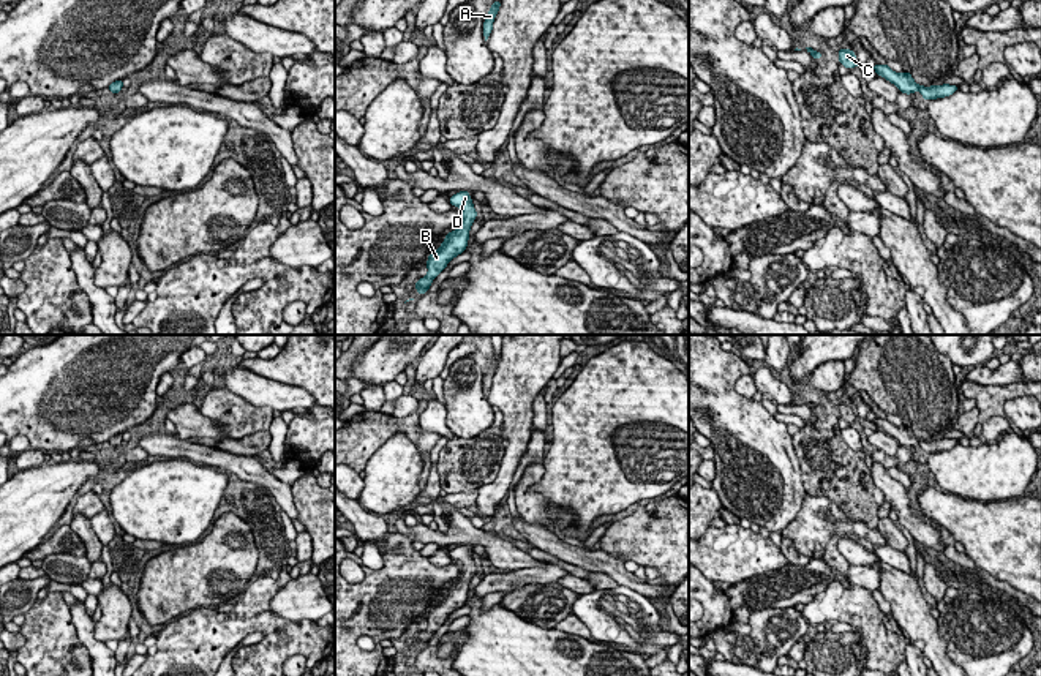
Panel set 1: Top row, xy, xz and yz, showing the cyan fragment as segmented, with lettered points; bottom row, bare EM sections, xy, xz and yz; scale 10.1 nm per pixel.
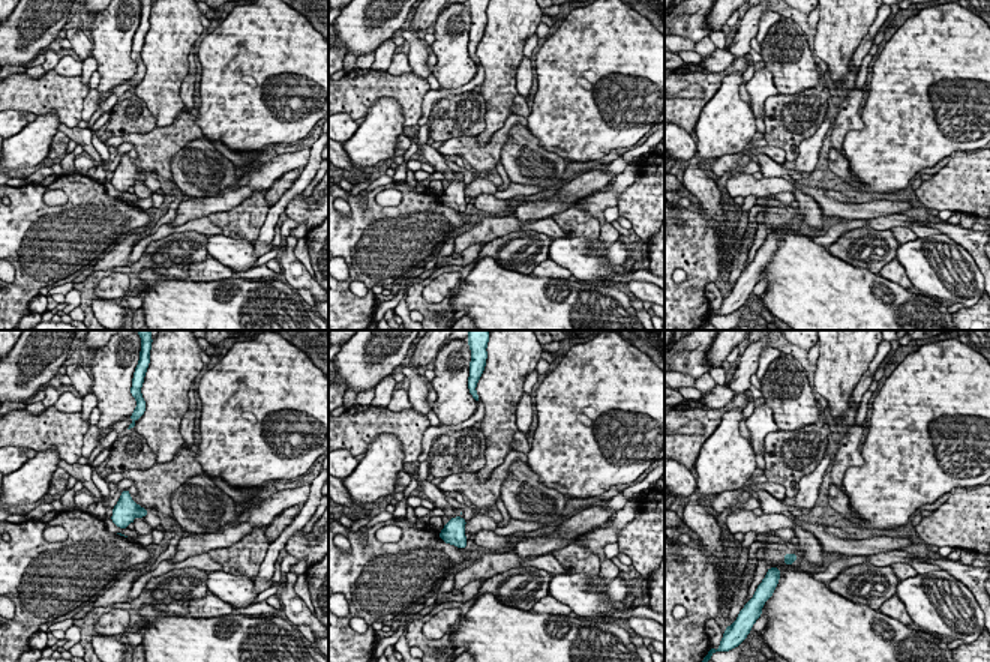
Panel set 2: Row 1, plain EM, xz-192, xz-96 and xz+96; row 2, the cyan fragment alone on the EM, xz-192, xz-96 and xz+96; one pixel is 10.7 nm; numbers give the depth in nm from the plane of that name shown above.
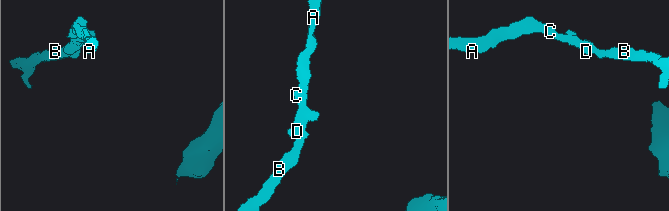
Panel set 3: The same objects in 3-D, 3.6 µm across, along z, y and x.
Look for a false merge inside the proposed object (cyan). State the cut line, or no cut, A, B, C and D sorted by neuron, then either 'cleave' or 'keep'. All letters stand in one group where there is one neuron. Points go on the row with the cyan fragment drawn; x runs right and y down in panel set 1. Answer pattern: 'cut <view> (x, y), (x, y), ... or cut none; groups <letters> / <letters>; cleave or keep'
cut none; groups A B C D; keep

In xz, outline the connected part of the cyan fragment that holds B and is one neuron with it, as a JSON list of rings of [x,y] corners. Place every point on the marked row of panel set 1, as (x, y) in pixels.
[[[469,191],[457,193],[449,199],[449,202],[463,210],[460,213],[461,223],[455,231],[447,234],[442,245],[428,256],[427,261],[428,275],[415,283],[419,295],[425,294],[431,286],[431,281],[447,267],[447,264],[455,256],[461,254],[468,246],[469,229],[477,216]]]

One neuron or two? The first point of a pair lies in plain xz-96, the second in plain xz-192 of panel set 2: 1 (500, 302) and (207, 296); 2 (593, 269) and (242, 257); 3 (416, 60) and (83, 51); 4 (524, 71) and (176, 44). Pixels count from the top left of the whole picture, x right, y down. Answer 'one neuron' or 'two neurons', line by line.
1: one neuron
2: one neuron
3: one neuron
4: two neurons

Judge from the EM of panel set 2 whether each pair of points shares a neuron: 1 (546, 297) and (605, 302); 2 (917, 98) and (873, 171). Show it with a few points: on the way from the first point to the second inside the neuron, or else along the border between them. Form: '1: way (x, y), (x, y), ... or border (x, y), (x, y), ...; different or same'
1: way (561, 302), (590, 302); same
2: way (914, 116), (887, 153); same

